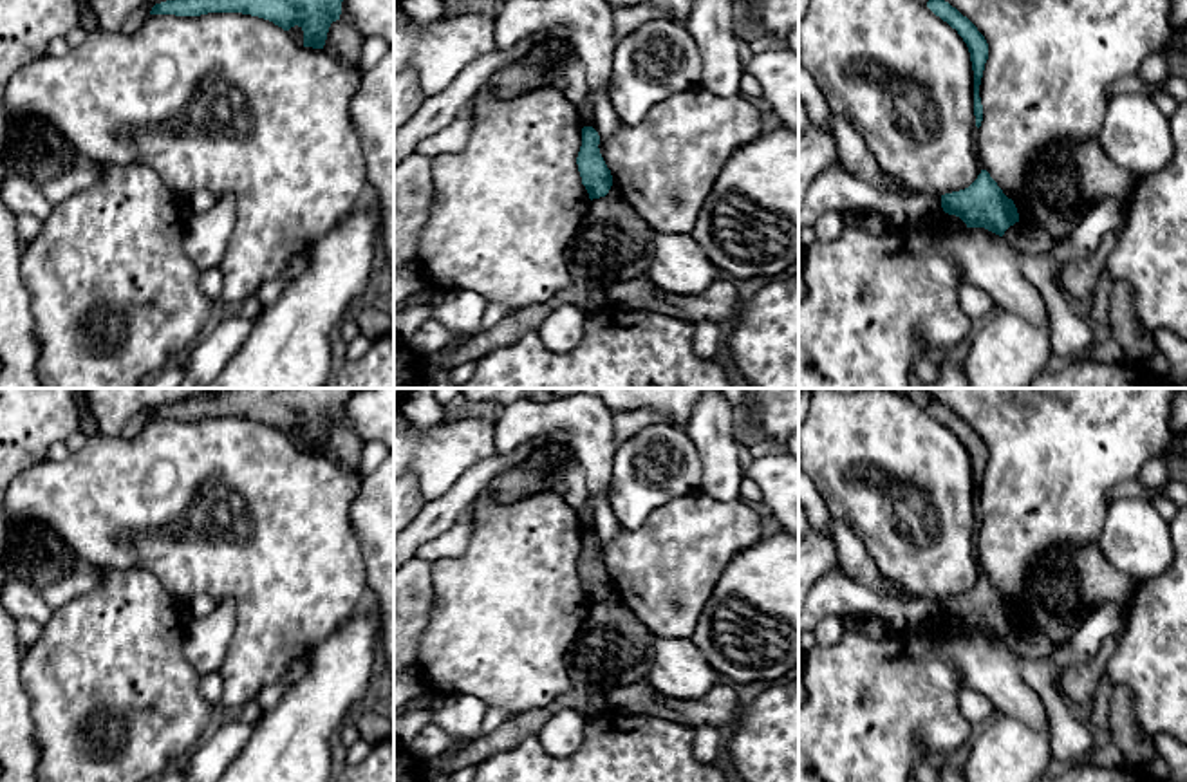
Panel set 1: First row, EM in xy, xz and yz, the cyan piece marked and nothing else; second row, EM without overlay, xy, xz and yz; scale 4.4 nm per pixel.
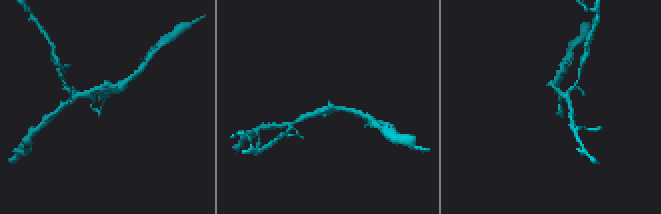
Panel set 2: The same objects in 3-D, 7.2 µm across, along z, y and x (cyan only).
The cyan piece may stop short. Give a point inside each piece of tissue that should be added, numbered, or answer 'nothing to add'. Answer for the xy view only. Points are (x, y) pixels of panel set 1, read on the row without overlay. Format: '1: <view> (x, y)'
nothing to add

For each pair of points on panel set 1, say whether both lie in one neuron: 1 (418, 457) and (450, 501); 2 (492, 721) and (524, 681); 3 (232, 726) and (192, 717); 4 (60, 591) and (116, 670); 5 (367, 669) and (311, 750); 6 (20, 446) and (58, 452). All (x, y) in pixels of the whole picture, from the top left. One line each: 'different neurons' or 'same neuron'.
1: different neurons
2: different neurons
3: different neurons
4: different neurons
5: same neuron
6: different neurons

